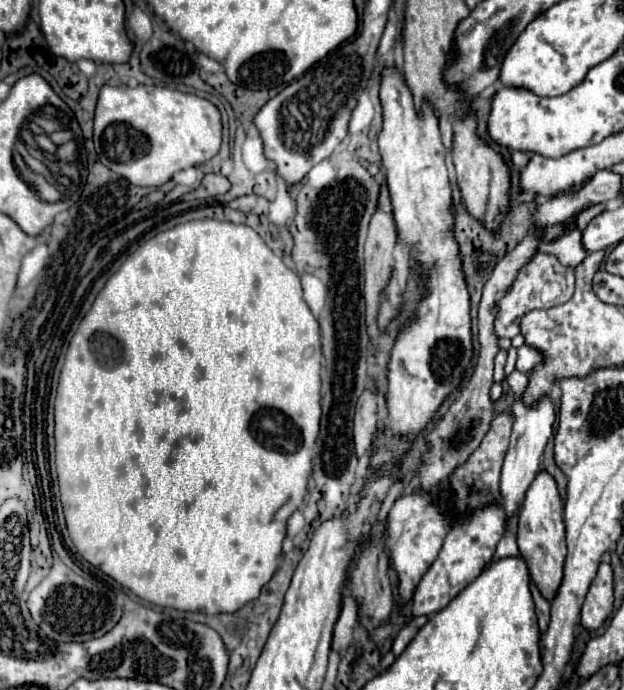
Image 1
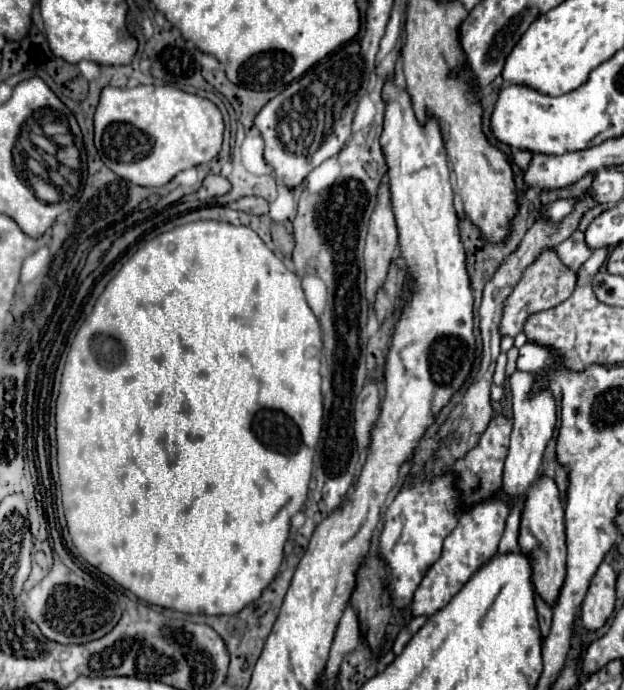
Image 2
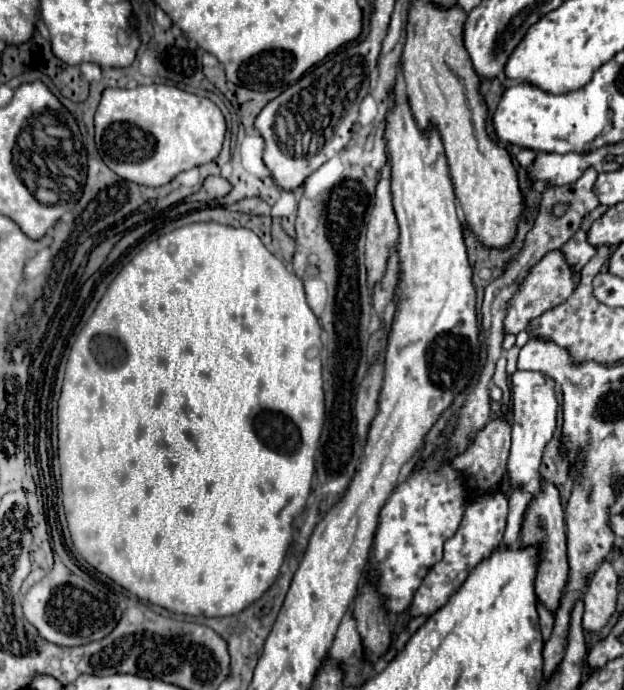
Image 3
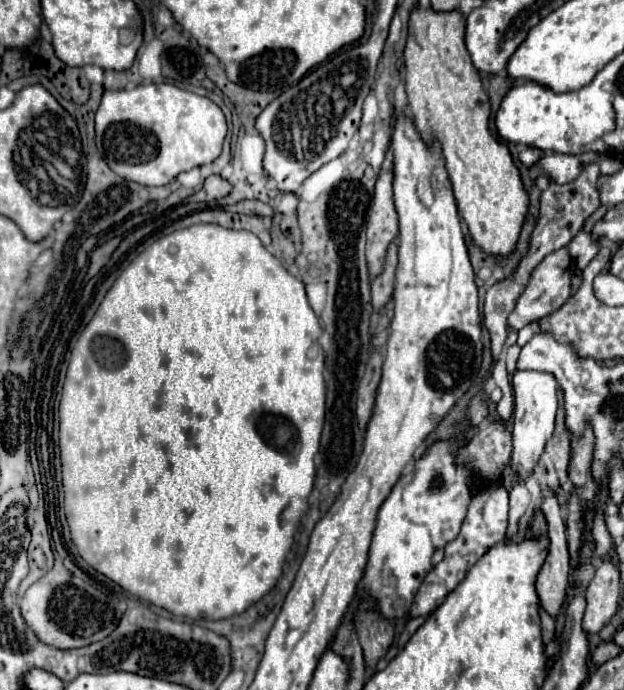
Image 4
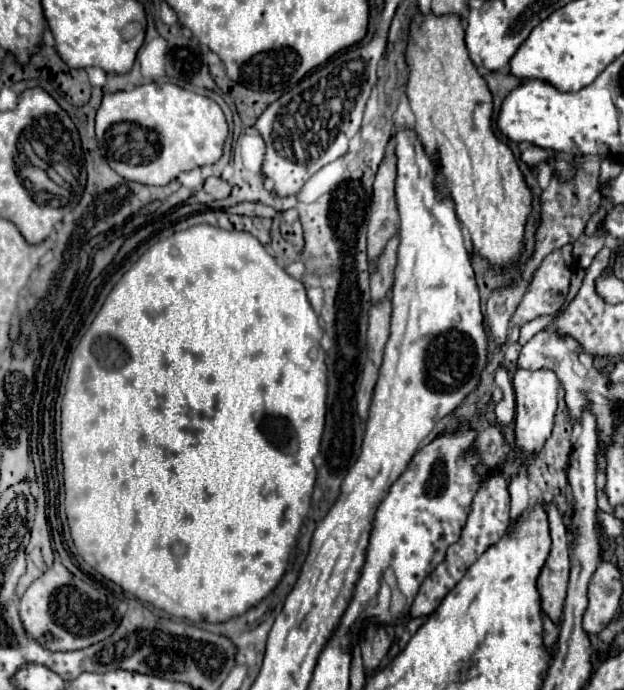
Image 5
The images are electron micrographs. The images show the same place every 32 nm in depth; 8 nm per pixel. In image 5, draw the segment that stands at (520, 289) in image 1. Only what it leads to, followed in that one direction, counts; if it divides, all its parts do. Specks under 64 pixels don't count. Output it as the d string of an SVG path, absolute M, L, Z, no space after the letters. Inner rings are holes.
M566 244L562 246L560 250L554 250L552 254L548 254L542 264L538 266L538 270L534 272L532 280L530 280L530 286L524 294L524 298L520 300L516 312L512 314L510 322L516 324L516 326L524 326L526 322L538 318L538 316L546 316L546 314L556 314L560 310L560 306L564 304L566 300L566 294L568 294L568 288L570 288L570 276L572 276L572 268L576 266L576 260L572 256L572 246Z

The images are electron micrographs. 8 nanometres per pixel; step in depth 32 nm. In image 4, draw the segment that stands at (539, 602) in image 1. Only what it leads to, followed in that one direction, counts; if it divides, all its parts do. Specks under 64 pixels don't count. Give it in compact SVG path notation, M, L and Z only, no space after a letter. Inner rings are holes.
M540 608L540 620L542 620L542 638L544 638L544 644L548 644L554 638L556 620L544 608Z

